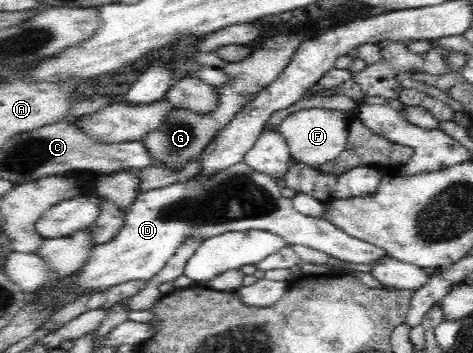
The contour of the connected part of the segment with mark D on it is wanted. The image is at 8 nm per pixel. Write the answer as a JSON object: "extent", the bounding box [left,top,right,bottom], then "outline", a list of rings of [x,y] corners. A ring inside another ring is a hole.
{"extent":[71,161,390,297],"outline":[[[244,161],[206,179],[196,176],[188,182],[140,193],[126,214],[120,233],[112,241],[92,249],[84,267],[77,271],[71,287],[77,289],[79,297],[82,297],[90,291],[106,291],[126,281],[148,280],[166,267],[186,238],[194,236],[204,241],[228,231],[270,231],[282,236],[288,246],[304,245],[354,264],[371,266],[384,257],[390,257],[384,250],[346,234],[326,219],[299,213],[280,189],[274,178],[252,169]]]}

